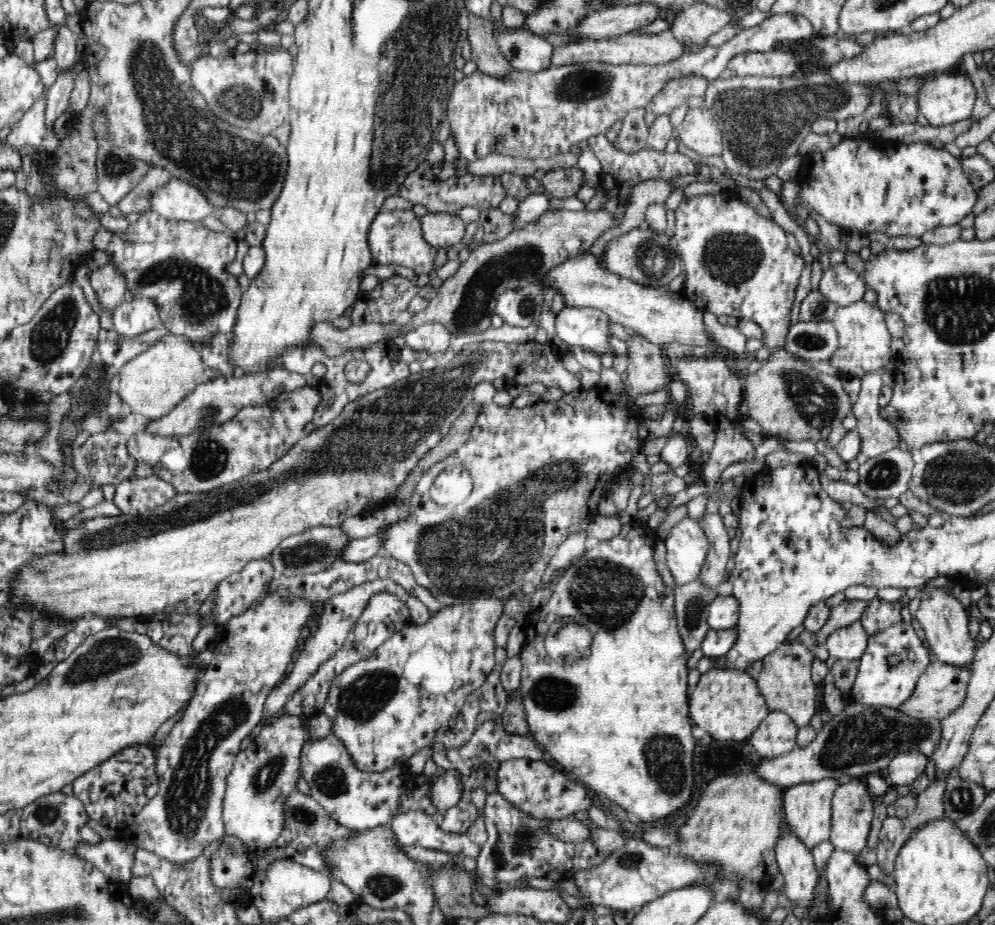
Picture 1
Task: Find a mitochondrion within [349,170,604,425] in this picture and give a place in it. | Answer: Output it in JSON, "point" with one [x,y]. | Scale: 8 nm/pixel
{"point":[524,260]}

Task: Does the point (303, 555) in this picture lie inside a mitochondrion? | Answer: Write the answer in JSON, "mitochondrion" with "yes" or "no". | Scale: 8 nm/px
{"mitochondrion":"yes"}

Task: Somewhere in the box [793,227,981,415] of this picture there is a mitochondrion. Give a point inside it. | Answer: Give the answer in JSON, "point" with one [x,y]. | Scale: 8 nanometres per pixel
{"point":[820,310]}

